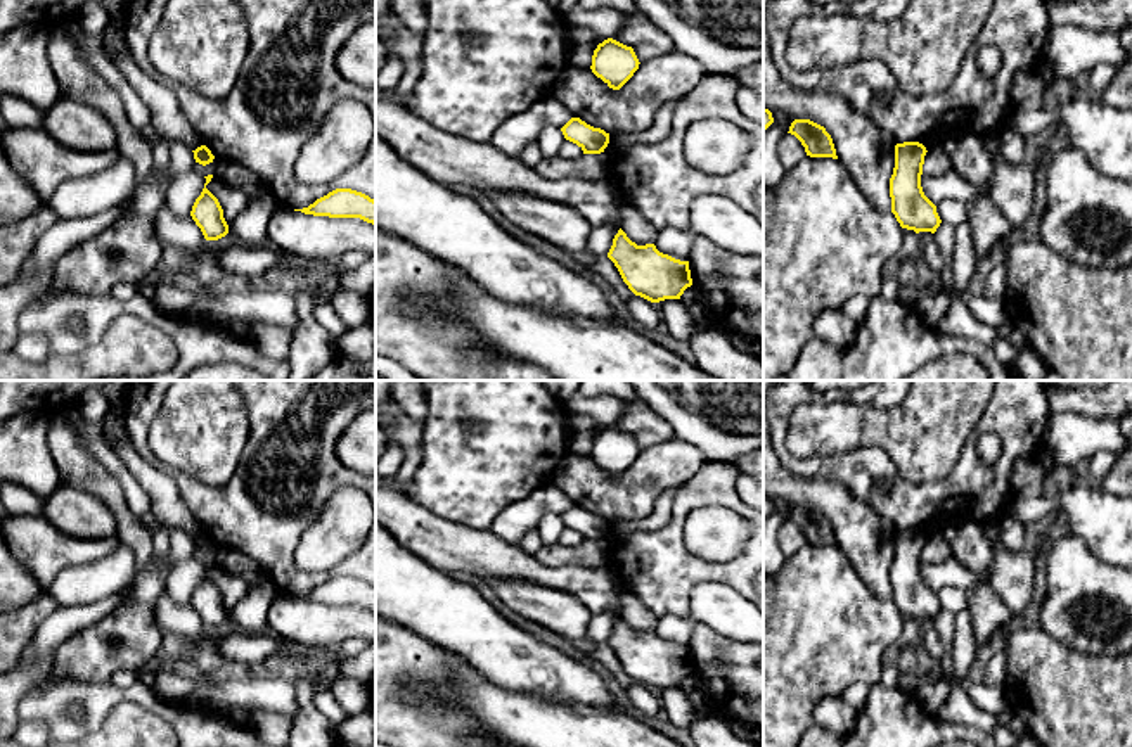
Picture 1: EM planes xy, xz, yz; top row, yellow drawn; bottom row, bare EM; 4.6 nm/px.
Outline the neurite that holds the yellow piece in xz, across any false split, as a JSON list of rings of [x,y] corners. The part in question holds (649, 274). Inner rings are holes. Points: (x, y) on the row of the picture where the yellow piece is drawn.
[[[621,228],[613,239],[608,258],[628,289],[651,303],[680,299],[692,285],[689,261],[663,254],[654,244],[637,246]]]

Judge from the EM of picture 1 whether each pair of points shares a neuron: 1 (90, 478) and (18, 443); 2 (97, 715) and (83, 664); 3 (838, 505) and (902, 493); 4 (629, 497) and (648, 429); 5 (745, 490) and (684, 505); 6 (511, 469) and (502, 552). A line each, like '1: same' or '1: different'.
1: different
2: different
3: different
4: different
5: different
6: different

